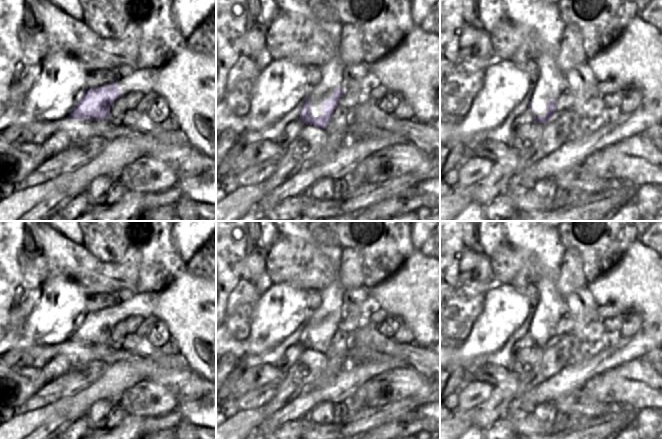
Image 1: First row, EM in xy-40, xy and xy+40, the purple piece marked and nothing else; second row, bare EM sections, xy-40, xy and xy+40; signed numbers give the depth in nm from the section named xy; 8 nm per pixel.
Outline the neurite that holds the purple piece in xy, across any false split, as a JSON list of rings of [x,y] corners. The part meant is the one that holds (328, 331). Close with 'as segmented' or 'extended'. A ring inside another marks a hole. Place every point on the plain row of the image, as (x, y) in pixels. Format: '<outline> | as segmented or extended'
[[[342,304],[342,311],[339,313],[335,313],[332,320],[325,327],[322,328],[323,338],[321,341],[310,340],[312,336],[310,334],[310,322],[308,321],[300,336],[300,343],[306,349],[313,349],[315,351],[325,353],[334,334],[338,330],[338,324],[340,323],[345,314],[346,314],[346,306]]] | extended

